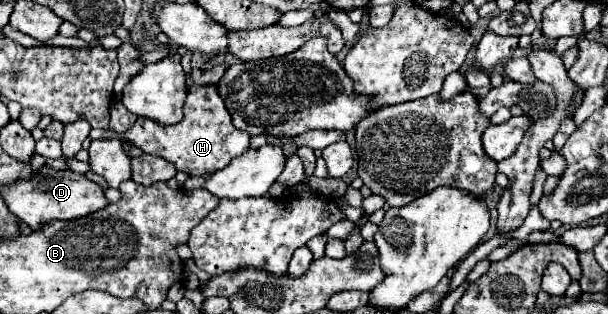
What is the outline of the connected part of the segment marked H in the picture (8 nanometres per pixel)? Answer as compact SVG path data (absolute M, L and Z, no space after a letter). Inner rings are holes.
M195 85L193 89L189 89L187 101L185 101L185 117L177 125L163 127L151 119L139 117L137 123L127 133L119 135L112 129L91 129L89 137L92 140L127 139L129 143L137 145L143 153L163 157L169 163L173 163L177 171L185 171L187 175L195 175L195 177L215 173L223 169L225 165L229 165L233 157L239 157L241 153L249 149L249 139L251 139L251 135L235 129L231 115L225 109L225 103L217 93L217 87L201 87L201 85Z

